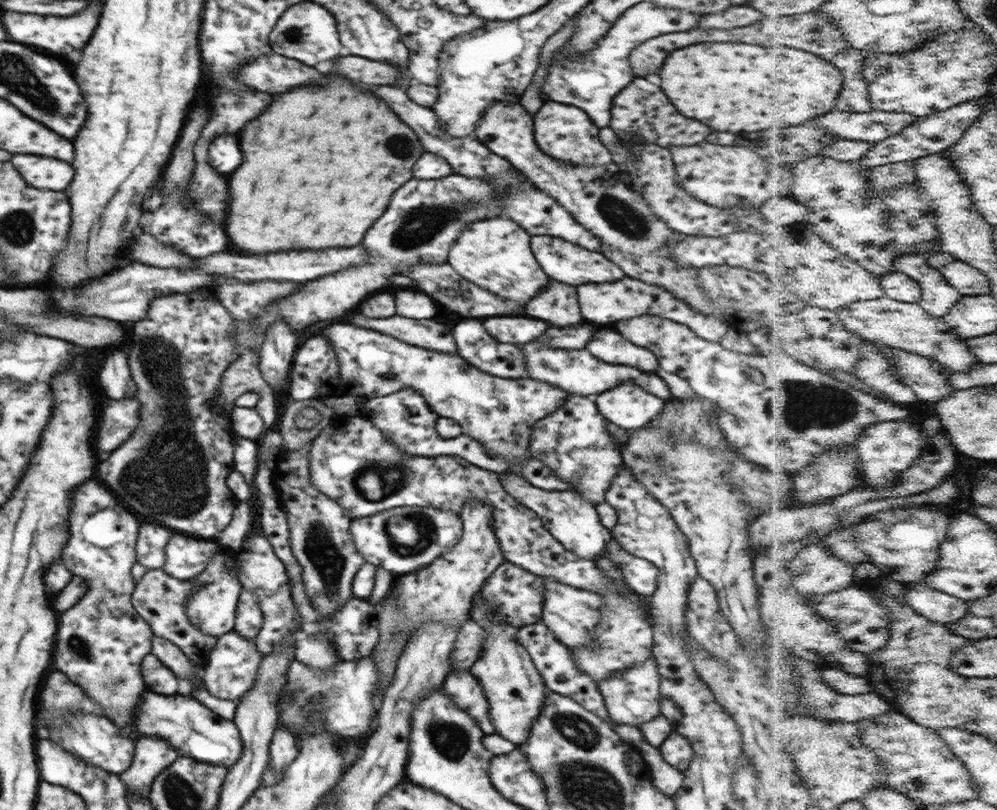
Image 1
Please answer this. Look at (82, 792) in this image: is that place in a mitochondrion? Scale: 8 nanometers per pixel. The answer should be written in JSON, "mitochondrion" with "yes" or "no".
{"mitochondrion":"no"}

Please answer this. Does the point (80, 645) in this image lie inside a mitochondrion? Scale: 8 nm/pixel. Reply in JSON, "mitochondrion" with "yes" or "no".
{"mitochondrion":"yes"}

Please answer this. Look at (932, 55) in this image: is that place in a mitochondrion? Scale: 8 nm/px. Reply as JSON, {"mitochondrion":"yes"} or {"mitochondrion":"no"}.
{"mitochondrion":"no"}

